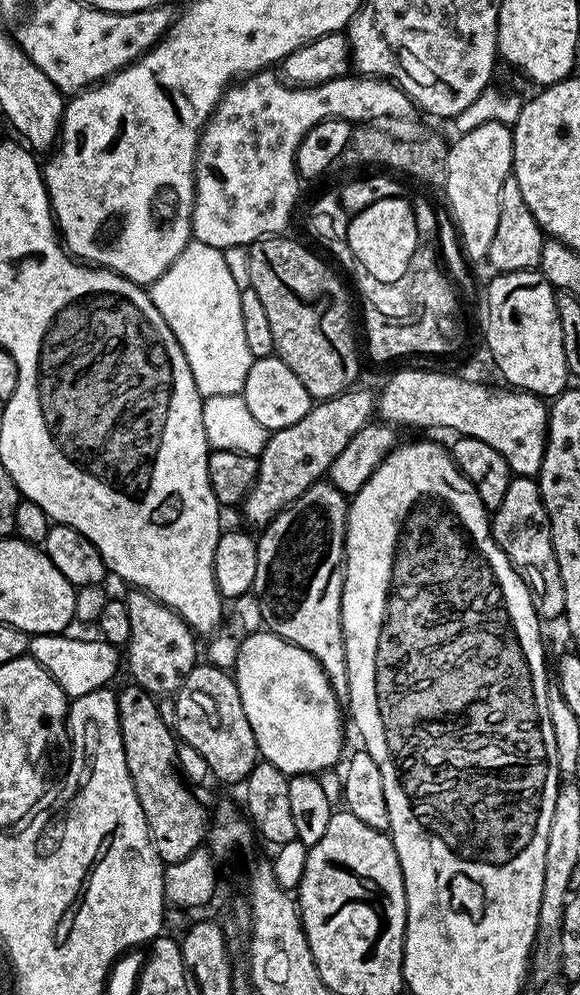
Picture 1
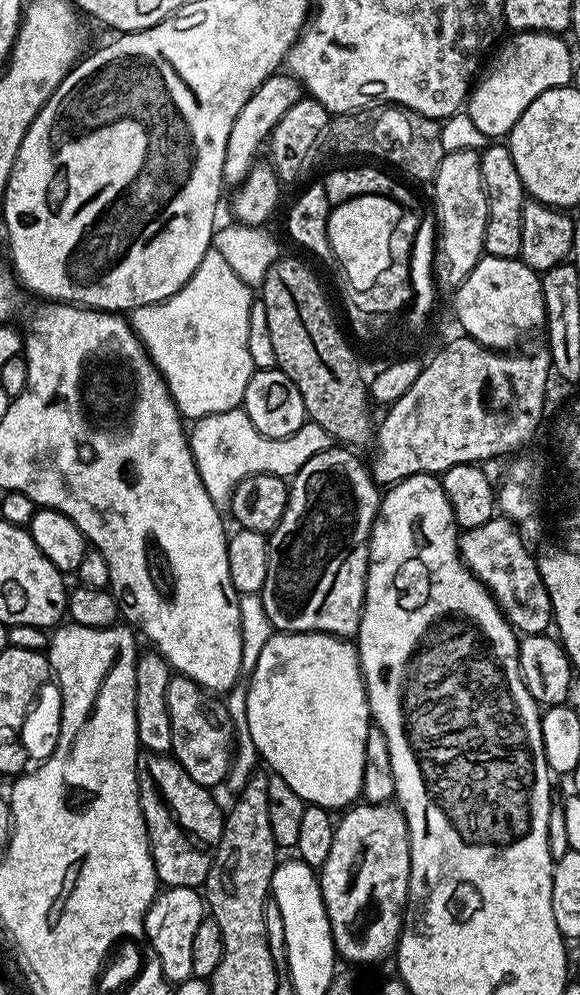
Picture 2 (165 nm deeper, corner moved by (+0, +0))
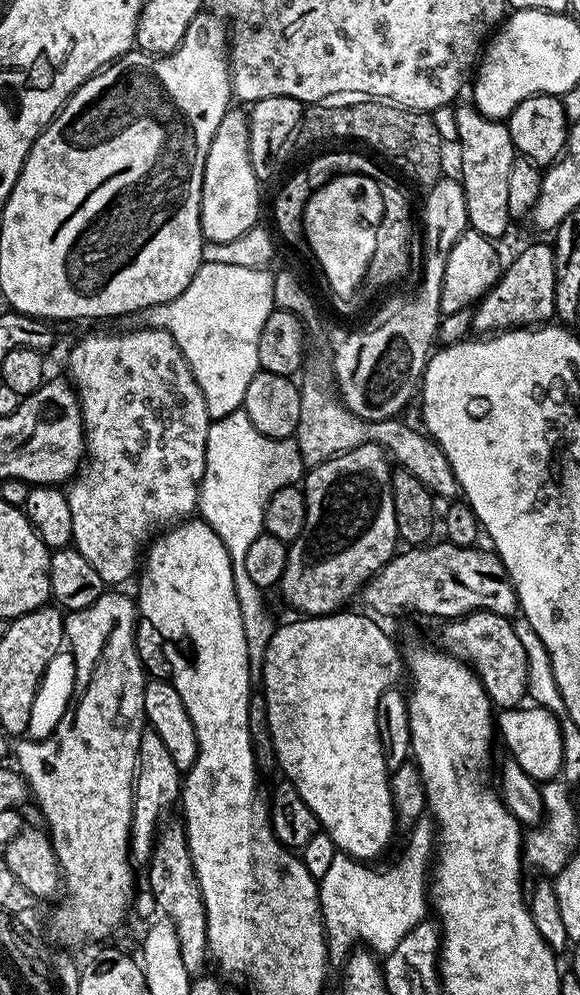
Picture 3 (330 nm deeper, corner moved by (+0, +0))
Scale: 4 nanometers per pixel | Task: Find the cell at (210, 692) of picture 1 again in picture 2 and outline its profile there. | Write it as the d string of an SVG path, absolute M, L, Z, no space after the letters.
M179 674L173 675L166 690L172 723L171 755L198 786L209 790L216 790L232 768L232 720L228 717L229 709L223 704L224 709L216 700L219 699L208 689Z

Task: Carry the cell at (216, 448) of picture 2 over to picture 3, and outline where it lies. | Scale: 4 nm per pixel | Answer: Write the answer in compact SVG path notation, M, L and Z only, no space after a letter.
M243 410L226 414L226 418L214 420L209 423L208 437L206 438L206 466L204 477L200 483L200 502L198 512L202 519L218 534L230 558L234 572L234 590L238 598L238 606L242 610L242 634L246 634L246 654L248 655L248 673L253 686L264 683L264 655L270 646L270 638L274 631L272 616L264 609L265 593L254 582L250 582L250 574L246 574L246 550L250 542L264 532L264 511L270 498L278 490L295 485L305 475L306 465L302 454L296 445L295 439L275 440L263 436L250 422L250 418Z

